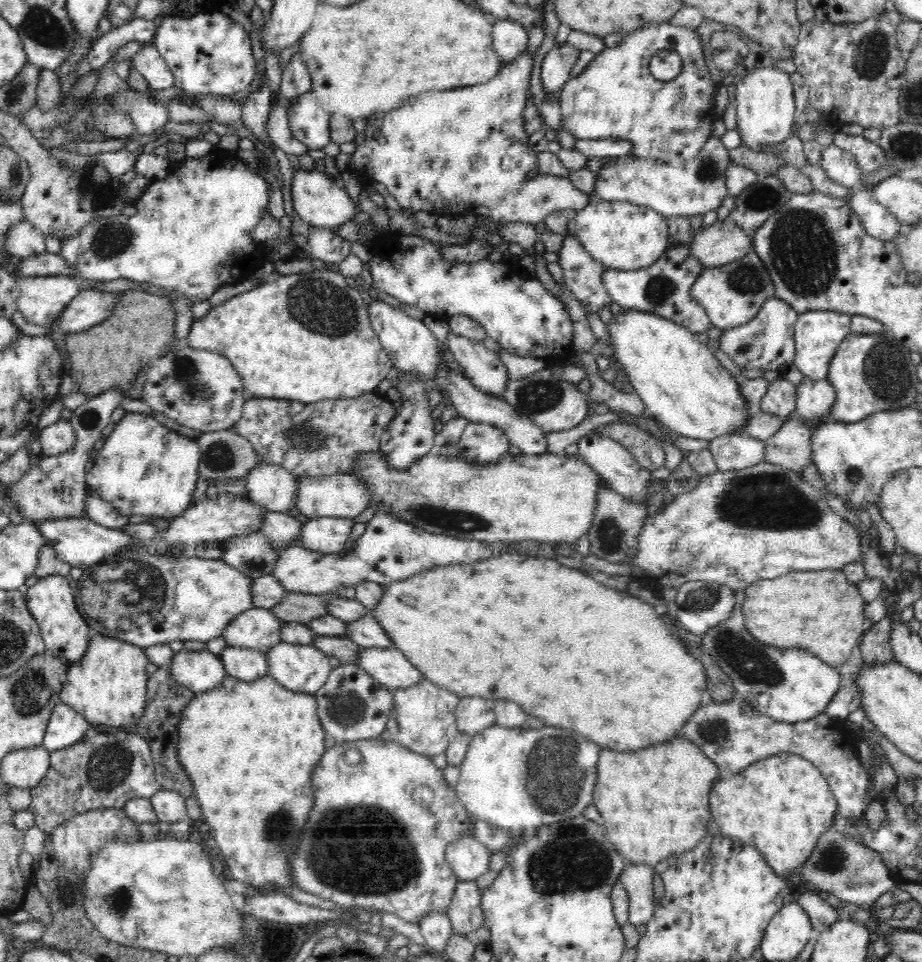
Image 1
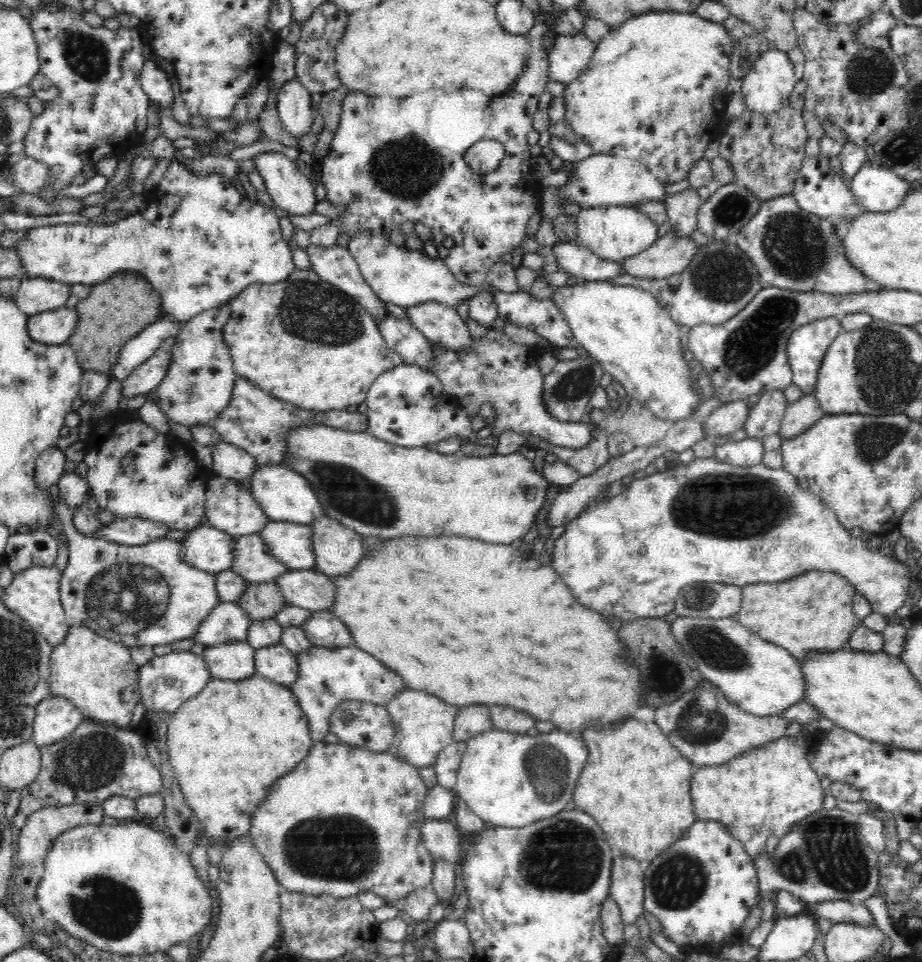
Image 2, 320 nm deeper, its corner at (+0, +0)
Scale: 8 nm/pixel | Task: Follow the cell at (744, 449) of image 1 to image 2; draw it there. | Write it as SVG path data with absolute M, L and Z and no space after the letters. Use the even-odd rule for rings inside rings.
M750 437L716 445L714 451L718 460L741 467L760 464L764 455L762 439Z

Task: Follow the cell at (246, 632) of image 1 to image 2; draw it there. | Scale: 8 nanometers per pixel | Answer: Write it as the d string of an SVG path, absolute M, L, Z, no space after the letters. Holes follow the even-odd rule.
M220 601L196 629L193 639L206 646L245 641L251 622L236 602Z

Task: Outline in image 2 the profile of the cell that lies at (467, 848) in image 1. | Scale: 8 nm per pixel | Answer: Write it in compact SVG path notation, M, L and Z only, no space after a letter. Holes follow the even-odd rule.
M427 819L422 826L425 847L431 852L435 859L444 859L456 864L459 858L463 858L464 852L460 852L460 842L463 839L459 836L459 829L452 819Z

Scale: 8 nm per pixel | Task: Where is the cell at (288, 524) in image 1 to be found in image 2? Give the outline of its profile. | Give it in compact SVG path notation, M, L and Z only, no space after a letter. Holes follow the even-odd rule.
M220 476L210 478L210 481L207 482L205 497L204 522L207 521L208 525L234 537L259 533L270 521L249 490L239 485L234 479Z

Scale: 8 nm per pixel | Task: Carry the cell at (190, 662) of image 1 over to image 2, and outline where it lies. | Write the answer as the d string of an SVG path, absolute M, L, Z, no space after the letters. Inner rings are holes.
M171 651L169 654L155 656L138 671L138 686L142 704L150 717L159 714L176 713L184 702L198 695L212 680L212 676L201 655L190 651Z

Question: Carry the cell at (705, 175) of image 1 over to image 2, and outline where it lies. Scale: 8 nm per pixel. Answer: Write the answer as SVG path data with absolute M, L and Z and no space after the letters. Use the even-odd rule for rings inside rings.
M596 153L588 156L588 158L583 158L582 160L575 162L575 167L572 170L572 172L569 173L569 179L567 180L567 183L565 183L562 186L549 186L545 189L541 190L542 195L542 209L540 210L539 214L541 215L541 220L543 219L543 216L549 217L549 222L551 221L550 218L555 218L556 216L560 216L560 214L564 214L562 212L562 205L564 203L572 202L580 205L583 209L589 209L592 207L600 207L600 206L612 206L612 205L633 205L634 203L639 202L646 202L646 201L662 201L668 196L667 192L664 190L664 187L666 186L666 183L662 182L655 173L650 172L642 163L639 161L634 161L633 159L620 159L614 155L608 155L608 154L602 154L602 153Z

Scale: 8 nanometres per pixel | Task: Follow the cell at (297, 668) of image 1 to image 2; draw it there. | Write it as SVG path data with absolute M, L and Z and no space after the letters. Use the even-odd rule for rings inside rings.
M279 642L255 649L255 672L279 685L288 686L298 678L295 653Z

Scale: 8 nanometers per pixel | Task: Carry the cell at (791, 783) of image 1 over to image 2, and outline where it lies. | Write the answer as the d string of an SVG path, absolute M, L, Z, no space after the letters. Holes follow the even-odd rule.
M803 737L777 738L726 764L697 768L690 781L690 794L696 818L720 822L734 839L743 842L752 858L765 850L769 837L786 836L798 822L818 812L824 800L820 776L808 763Z

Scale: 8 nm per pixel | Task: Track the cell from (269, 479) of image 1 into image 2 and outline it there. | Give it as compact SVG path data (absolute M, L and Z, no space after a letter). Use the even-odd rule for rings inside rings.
M230 443L215 444L212 448L213 472L222 478L240 481L250 478L259 464L249 452L245 452Z

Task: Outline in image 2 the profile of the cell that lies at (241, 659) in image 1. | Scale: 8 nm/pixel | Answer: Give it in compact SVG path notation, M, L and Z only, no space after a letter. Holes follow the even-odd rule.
M246 641L206 646L201 654L212 678L239 681L255 672L255 648Z

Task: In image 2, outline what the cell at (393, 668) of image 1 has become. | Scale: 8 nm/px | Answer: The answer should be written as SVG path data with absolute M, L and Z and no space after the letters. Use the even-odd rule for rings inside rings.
M353 645L334 649L312 646L295 655L298 678L288 687L296 695L300 709L308 719L311 739L316 743L331 732L330 720L340 704L363 701L385 706L404 689L403 680L396 672L388 670L377 658Z

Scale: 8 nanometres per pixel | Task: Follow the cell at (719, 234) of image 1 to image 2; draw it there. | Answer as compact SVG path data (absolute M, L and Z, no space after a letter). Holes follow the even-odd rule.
M674 232L658 237L644 252L621 261L624 273L640 279L667 278L682 273L698 254L698 244L688 235L680 237Z

